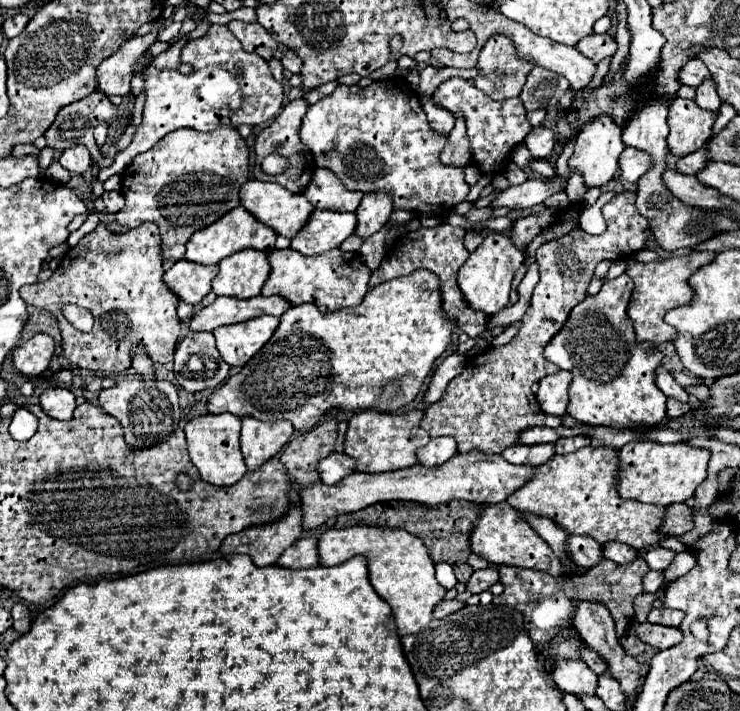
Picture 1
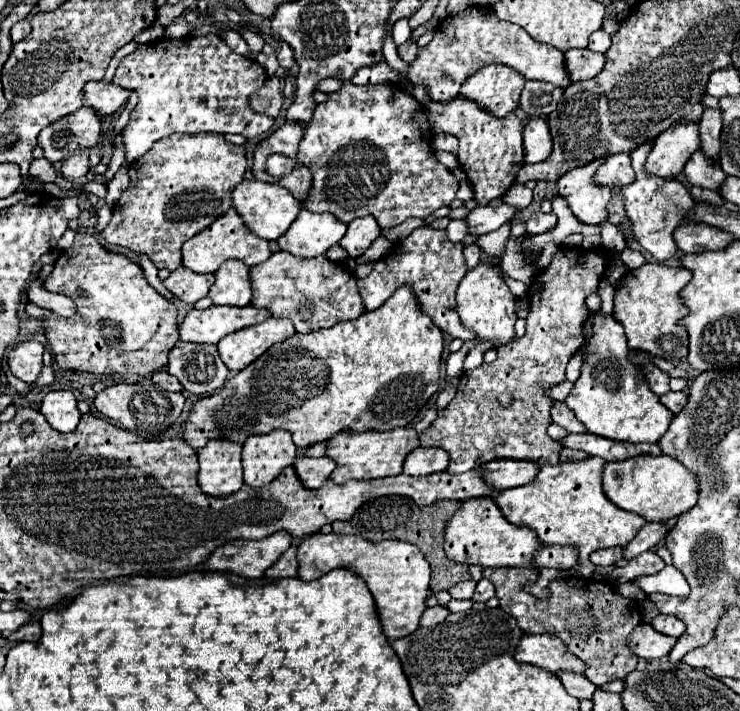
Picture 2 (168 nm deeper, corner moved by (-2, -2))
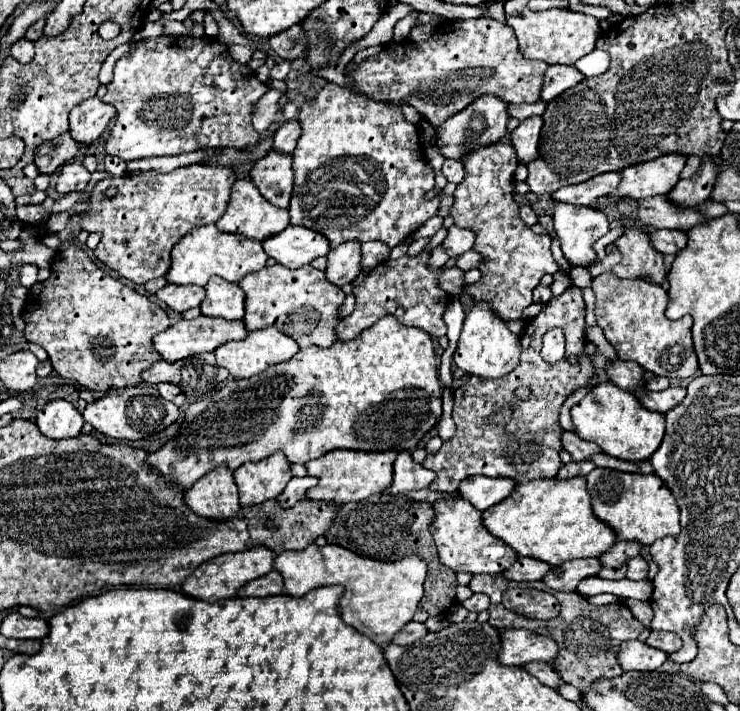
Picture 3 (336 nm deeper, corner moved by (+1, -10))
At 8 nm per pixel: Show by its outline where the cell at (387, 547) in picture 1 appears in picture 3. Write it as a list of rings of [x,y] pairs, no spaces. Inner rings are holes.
[[[316,543],[302,551],[280,553],[274,559],[274,569],[284,579],[284,595],[290,597],[302,597],[310,589],[340,583],[344,587],[338,601],[342,621],[370,637],[376,645],[388,643],[408,621],[412,621],[422,599],[422,585],[426,579],[426,563],[416,557],[406,557],[398,563],[378,563],[376,559],[360,557],[338,545],[318,547]]]

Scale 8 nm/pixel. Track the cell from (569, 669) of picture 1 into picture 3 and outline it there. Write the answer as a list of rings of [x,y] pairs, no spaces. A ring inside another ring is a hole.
[[[500,629],[502,649],[498,661],[504,665],[524,665],[530,661],[554,661],[558,647],[554,639],[526,629]]]

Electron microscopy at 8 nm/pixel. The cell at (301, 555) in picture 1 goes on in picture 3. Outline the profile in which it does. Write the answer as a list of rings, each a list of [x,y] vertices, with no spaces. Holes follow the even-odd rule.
[[[270,571],[250,583],[246,583],[236,595],[240,597],[272,597],[272,595],[280,595],[284,591],[284,583],[282,577],[276,571]]]

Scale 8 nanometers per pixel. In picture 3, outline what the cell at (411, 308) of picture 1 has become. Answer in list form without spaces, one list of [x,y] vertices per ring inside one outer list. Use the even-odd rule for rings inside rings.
[[[382,317],[352,341],[334,343],[328,349],[300,349],[292,359],[268,367],[252,385],[250,379],[228,379],[218,391],[204,395],[186,409],[178,433],[158,451],[146,457],[146,465],[156,467],[168,481],[188,491],[200,477],[222,463],[236,471],[248,461],[262,461],[276,451],[284,451],[290,463],[308,463],[332,449],[352,451],[412,451],[442,415],[442,391],[438,363],[430,335],[404,327],[392,317]]]

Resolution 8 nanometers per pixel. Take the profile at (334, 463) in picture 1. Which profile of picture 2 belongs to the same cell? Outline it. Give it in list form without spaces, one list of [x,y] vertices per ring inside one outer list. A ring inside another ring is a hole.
[[[303,457],[303,459],[297,459],[293,467],[295,467],[299,479],[309,489],[319,489],[329,479],[329,475],[337,467],[337,463],[333,459],[329,459],[329,457],[319,457],[319,459]]]

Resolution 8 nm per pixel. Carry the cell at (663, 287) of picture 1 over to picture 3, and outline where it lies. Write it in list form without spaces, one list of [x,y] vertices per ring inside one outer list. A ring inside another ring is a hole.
[[[608,271],[592,281],[592,291],[596,295],[596,323],[604,329],[608,343],[620,359],[636,361],[644,371],[672,379],[688,379],[698,373],[698,357],[690,333],[692,317],[678,321],[666,319],[668,293],[662,287],[646,283],[644,279],[618,279]]]

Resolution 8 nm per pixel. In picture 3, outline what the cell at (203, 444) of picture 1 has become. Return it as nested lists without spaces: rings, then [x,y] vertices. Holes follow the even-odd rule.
[[[218,467],[218,471],[204,475],[190,491],[186,491],[184,503],[198,517],[218,521],[234,519],[240,511],[240,503],[232,471],[226,471],[226,467]]]

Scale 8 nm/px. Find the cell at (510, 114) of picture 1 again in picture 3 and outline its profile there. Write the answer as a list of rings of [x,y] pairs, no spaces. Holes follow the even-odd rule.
[[[496,143],[482,147],[466,155],[462,163],[466,179],[456,187],[450,217],[456,227],[476,233],[472,249],[482,255],[482,265],[478,267],[482,279],[474,285],[466,285],[464,293],[476,303],[490,303],[494,313],[506,323],[522,321],[522,311],[532,303],[532,289],[546,273],[554,275],[558,271],[550,253],[550,237],[534,235],[518,215],[518,203],[512,197],[518,157],[512,145]]]

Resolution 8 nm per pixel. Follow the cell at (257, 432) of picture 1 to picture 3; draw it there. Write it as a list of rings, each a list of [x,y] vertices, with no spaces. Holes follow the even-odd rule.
[[[274,453],[270,459],[238,467],[234,481],[240,491],[240,505],[252,507],[262,501],[276,499],[290,479],[290,463],[282,453]]]

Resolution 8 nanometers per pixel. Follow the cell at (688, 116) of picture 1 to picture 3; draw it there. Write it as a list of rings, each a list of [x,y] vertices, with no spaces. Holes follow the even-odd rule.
[[[662,155],[650,163],[638,163],[620,171],[620,185],[608,195],[612,203],[622,199],[640,199],[654,195],[668,195],[680,179],[680,171],[686,165],[682,155]]]

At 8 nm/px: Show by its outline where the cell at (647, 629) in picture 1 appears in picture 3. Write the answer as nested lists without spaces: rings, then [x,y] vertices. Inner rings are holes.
[[[638,639],[624,641],[618,651],[618,663],[624,671],[656,671],[666,659],[664,651],[652,649]]]

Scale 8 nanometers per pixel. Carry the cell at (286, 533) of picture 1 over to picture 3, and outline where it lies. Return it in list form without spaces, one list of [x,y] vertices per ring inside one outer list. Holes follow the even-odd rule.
[[[250,549],[250,551],[240,551],[240,553],[230,553],[230,555],[220,555],[218,559],[202,563],[180,587],[184,595],[190,595],[194,599],[202,601],[220,601],[220,599],[230,599],[236,595],[240,587],[244,587],[248,581],[258,579],[272,571],[274,565],[274,553],[270,549]]]

